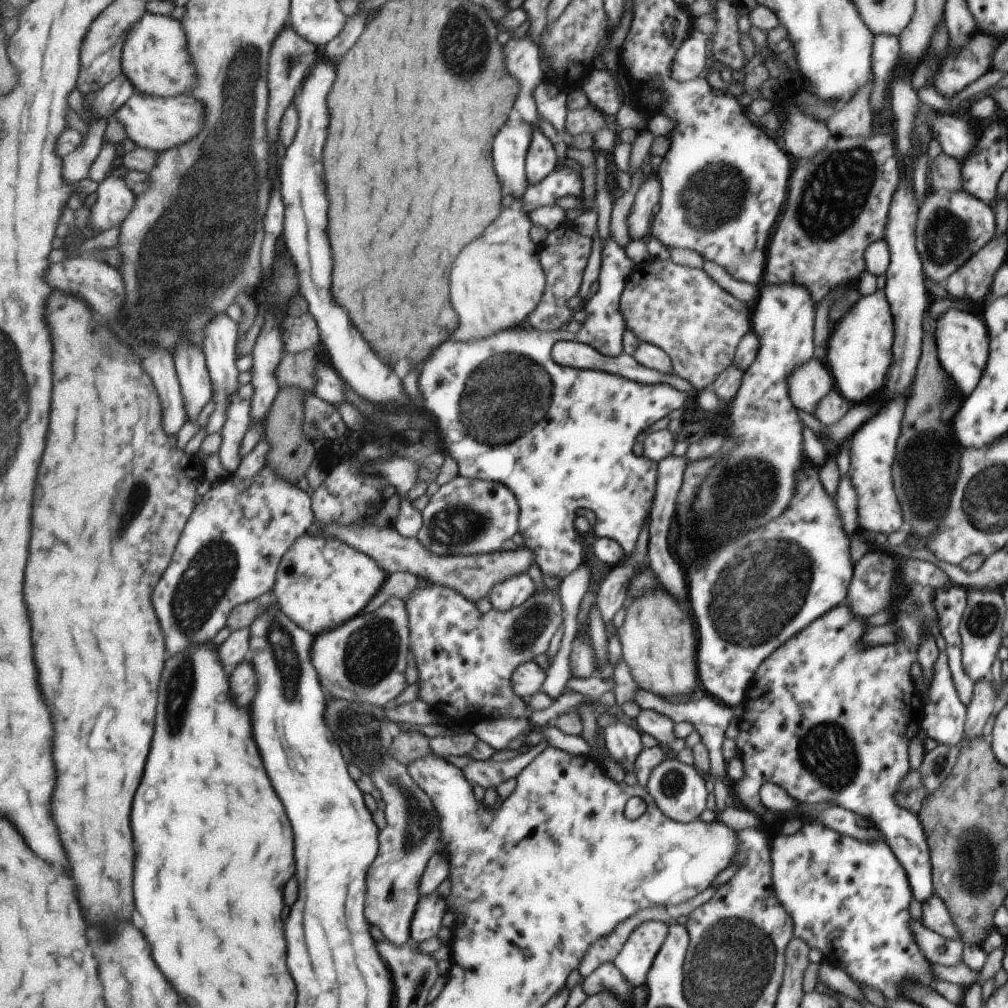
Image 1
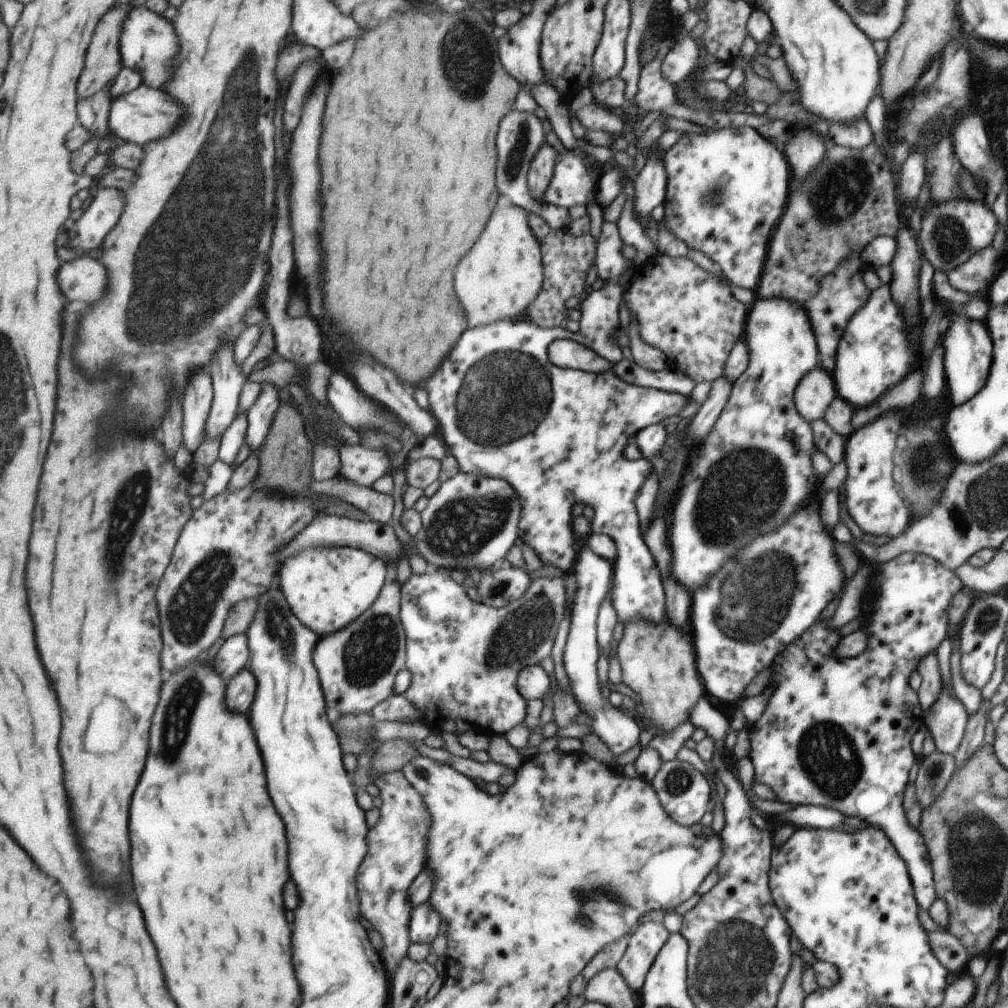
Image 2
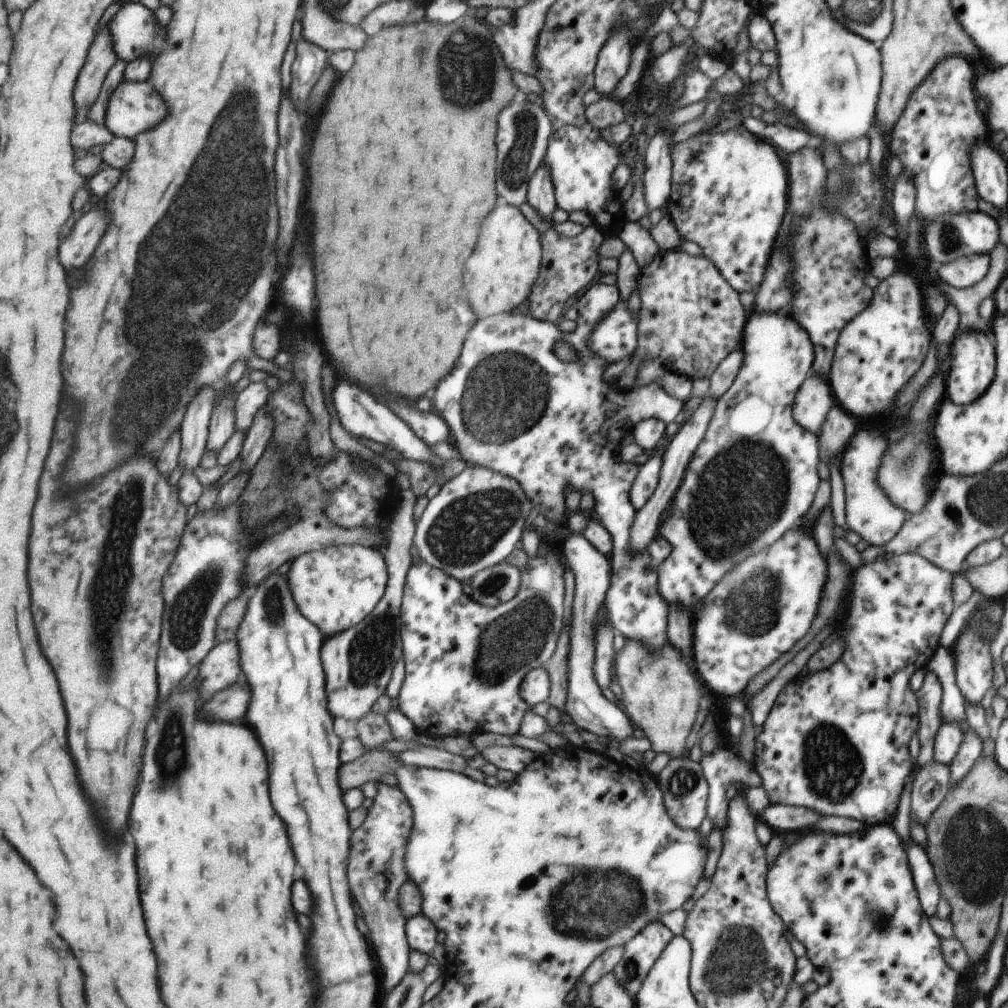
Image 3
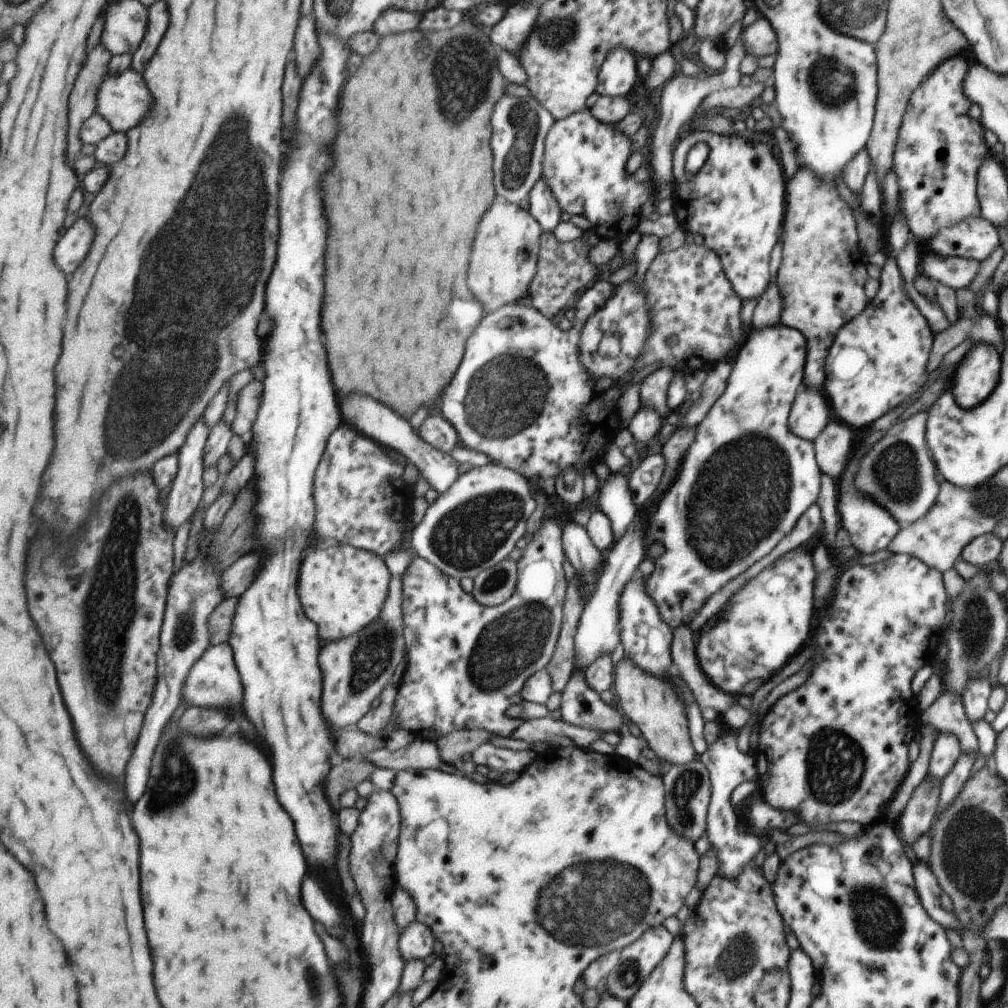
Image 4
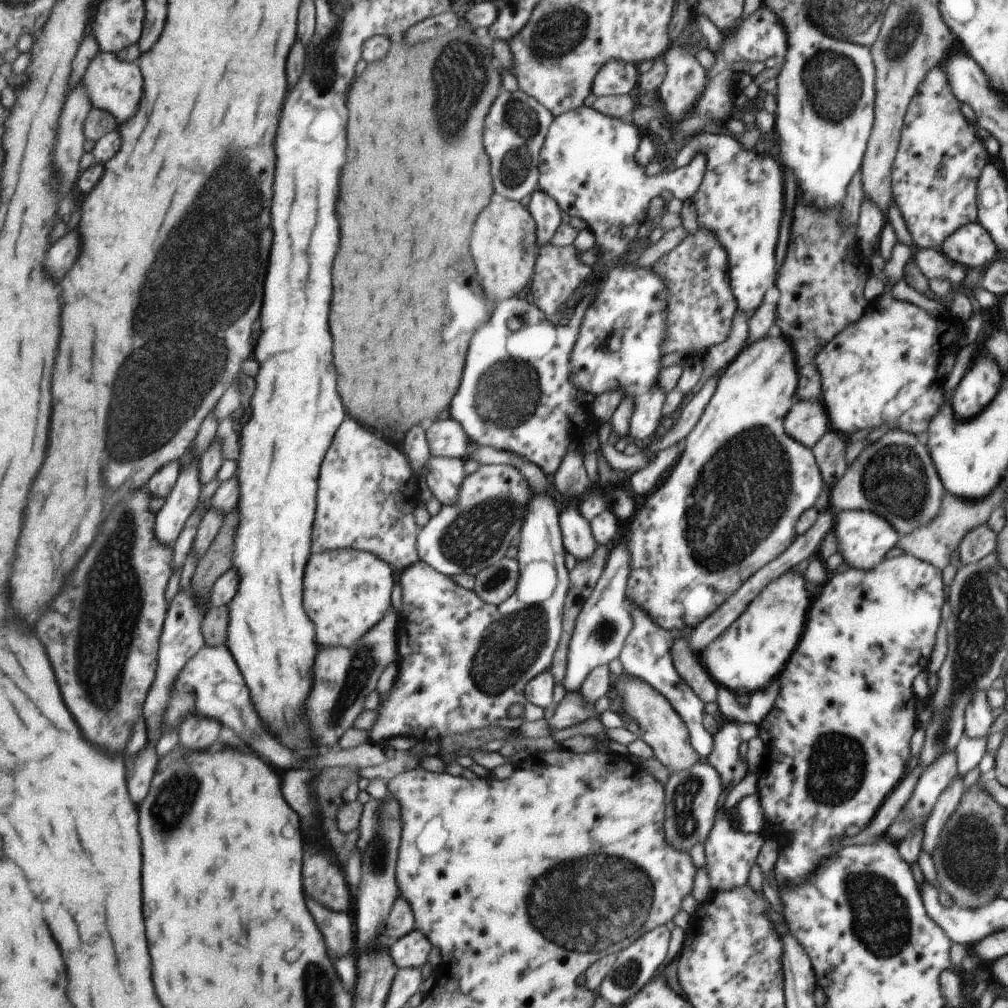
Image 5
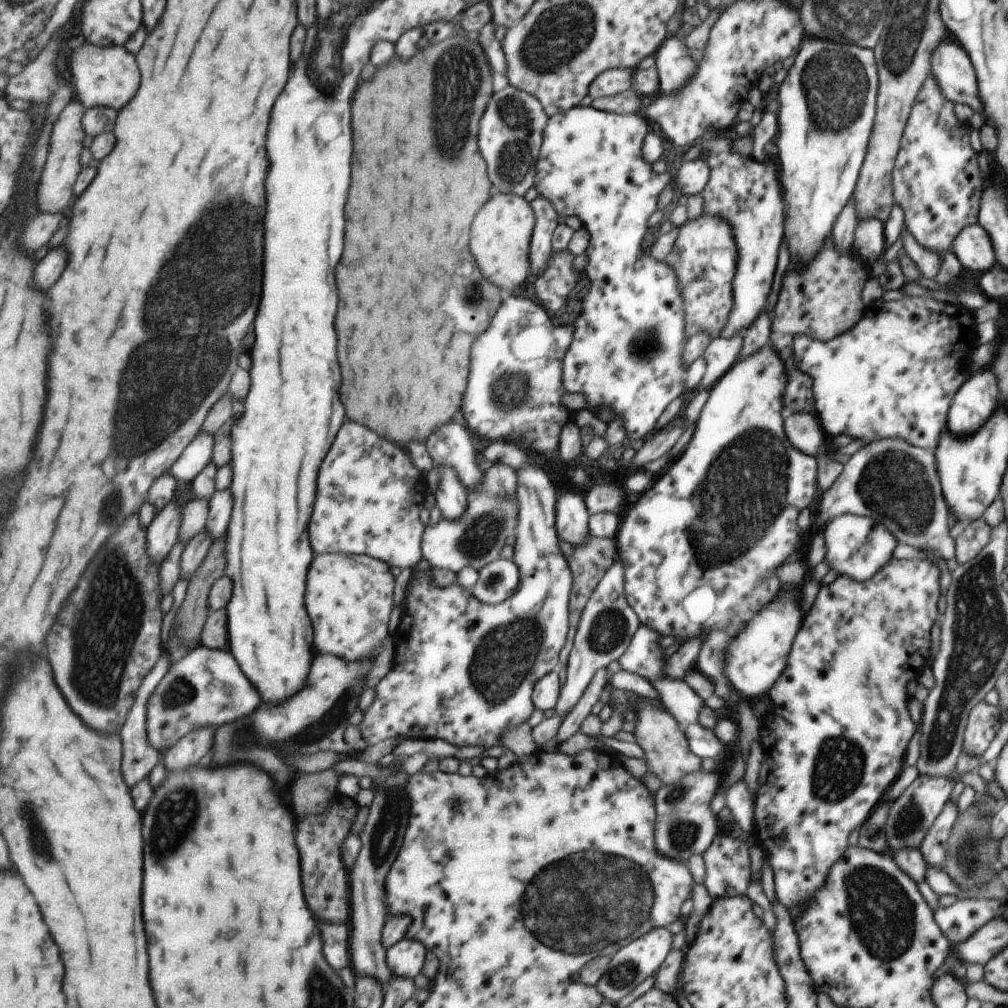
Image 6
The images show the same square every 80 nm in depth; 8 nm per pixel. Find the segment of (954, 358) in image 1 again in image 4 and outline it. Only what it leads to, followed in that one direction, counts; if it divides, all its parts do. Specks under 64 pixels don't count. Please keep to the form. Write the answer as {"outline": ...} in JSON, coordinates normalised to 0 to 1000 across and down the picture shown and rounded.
{"outline":[[[965,341],[945,369],[943,391],[953,405],[965,405],[985,387],[991,371],[991,353],[983,341]]]}

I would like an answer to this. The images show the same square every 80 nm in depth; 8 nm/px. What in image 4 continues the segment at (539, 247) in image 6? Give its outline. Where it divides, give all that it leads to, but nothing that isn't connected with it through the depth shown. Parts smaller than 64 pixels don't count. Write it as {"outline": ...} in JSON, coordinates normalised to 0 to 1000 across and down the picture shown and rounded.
{"outline":[[[537,176],[524,196],[526,211],[538,223],[540,230],[550,230],[557,221],[557,212],[559,208],[547,184],[541,176]]]}

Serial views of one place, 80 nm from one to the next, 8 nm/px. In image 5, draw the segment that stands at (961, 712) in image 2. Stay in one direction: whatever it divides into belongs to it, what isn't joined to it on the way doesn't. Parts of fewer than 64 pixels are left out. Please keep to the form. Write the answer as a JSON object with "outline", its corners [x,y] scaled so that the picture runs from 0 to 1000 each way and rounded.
{"outline":[[[946,744],[936,745],[914,765],[906,786],[878,825],[886,837],[890,838],[906,822],[915,821],[932,788],[948,769],[947,758]]]}

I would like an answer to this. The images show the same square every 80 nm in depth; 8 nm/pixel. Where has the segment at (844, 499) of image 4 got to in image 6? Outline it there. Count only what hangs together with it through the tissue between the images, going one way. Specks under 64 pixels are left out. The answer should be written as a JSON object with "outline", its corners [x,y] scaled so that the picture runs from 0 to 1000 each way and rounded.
{"outline":[[[846,510],[826,514],[826,518],[818,526],[818,538],[820,538],[820,556],[826,562],[826,565],[844,575],[862,574],[874,566],[885,555],[885,548],[889,542],[888,534],[876,522],[870,521],[860,512]]]}

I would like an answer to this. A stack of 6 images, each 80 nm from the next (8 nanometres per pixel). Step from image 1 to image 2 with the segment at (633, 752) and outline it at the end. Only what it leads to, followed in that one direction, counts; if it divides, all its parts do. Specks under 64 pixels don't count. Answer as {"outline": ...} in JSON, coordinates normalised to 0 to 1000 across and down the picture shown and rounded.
{"outline":[[[577,539],[575,540],[573,557],[567,567],[573,573],[573,588],[559,648],[560,663],[569,689],[577,697],[575,703],[588,713],[588,717],[585,720],[586,726],[590,727],[606,746],[610,748],[617,747],[620,744],[624,744],[627,740],[634,739],[632,731],[636,725],[636,720],[627,708],[610,704],[596,692],[592,678],[592,667],[590,666],[590,658],[593,651],[591,609],[608,572],[608,560],[588,550],[581,543],[581,540]]]}

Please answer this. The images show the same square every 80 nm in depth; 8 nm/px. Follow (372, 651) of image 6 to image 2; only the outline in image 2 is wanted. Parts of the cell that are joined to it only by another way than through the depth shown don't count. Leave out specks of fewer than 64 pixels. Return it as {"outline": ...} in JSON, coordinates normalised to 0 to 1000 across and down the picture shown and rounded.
{"outline":[[[305,544],[287,552],[279,562],[279,579],[289,605],[305,623],[313,623],[316,631],[330,629],[354,615],[374,597],[386,577],[383,558],[362,545]]]}

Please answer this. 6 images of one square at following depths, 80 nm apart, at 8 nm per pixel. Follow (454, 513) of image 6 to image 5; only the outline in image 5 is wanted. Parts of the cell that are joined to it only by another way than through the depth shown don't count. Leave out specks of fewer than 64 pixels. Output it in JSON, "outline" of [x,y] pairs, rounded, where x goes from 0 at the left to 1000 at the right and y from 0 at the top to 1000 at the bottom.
{"outline":[[[427,450],[421,460],[422,474],[419,476],[439,501],[453,498],[453,493],[460,476],[461,456]]]}

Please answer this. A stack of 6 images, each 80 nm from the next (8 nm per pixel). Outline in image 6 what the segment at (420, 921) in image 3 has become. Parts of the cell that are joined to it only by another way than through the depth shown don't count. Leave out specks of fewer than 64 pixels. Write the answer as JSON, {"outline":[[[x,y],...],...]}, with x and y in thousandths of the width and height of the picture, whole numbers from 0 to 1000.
{"outline":[[[410,931],[399,932],[388,939],[383,947],[384,957],[388,964],[400,970],[408,970],[408,972],[420,962],[422,950],[424,950],[423,938]]]}

